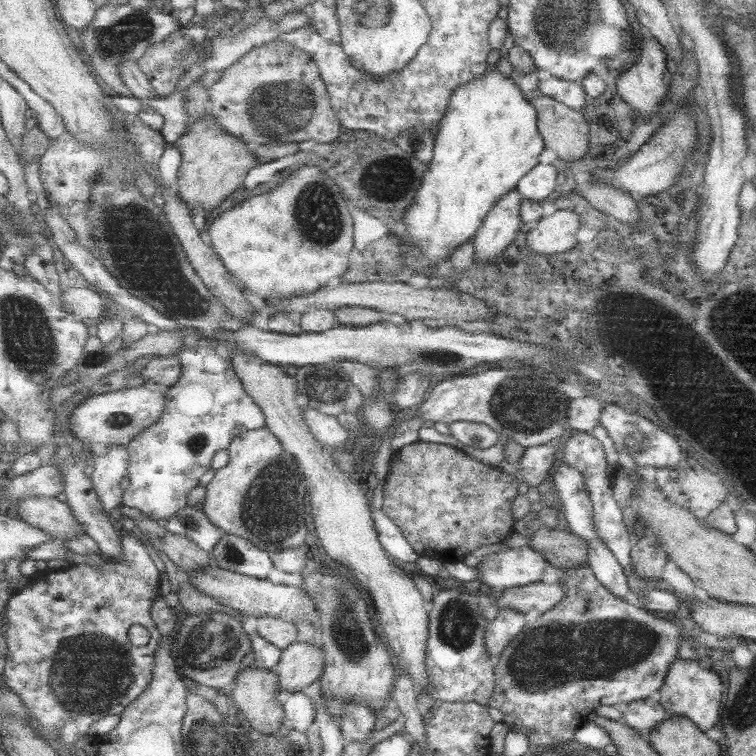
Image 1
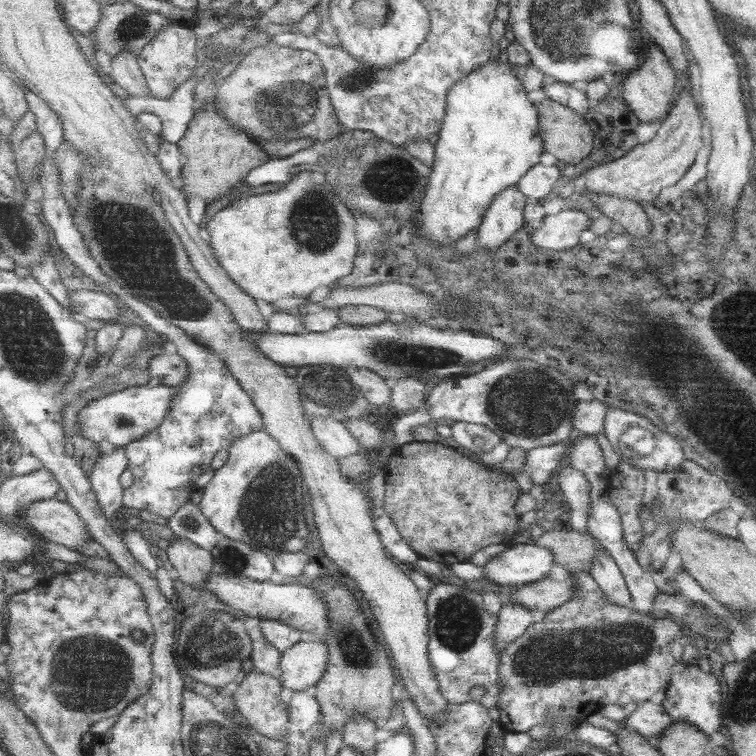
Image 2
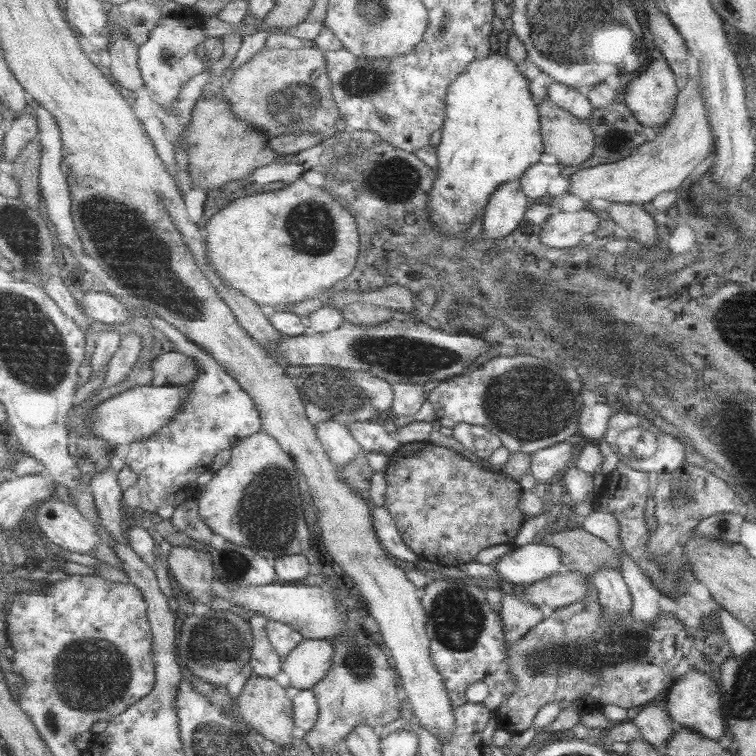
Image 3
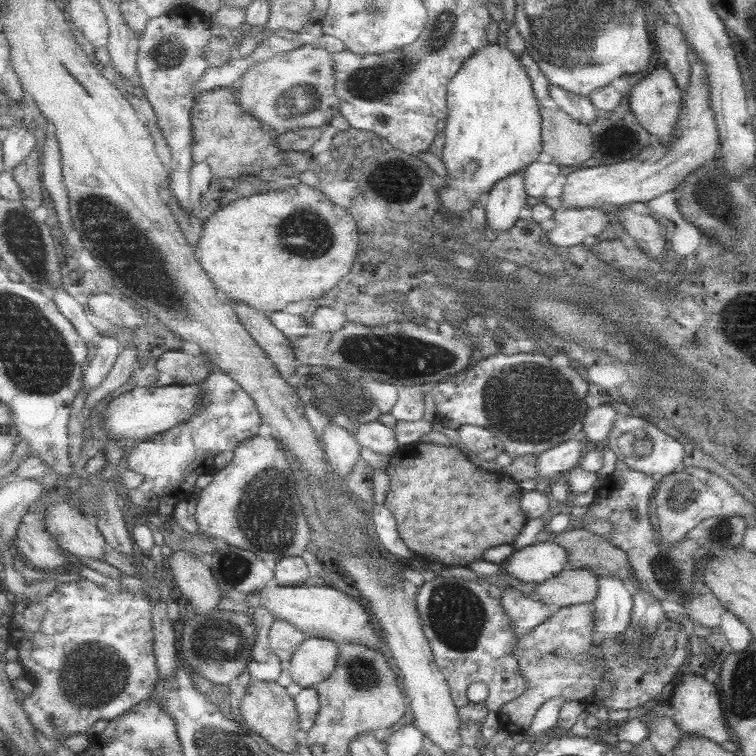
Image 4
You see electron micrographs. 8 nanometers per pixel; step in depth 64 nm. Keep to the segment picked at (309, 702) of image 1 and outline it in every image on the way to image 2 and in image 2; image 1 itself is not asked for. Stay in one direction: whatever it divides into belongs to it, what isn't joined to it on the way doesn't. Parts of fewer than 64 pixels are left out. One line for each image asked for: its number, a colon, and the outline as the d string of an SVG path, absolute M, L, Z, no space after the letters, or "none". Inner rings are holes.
2: M305 690L303 692L295 692L293 700L289 702L289 714L291 714L291 728L295 732L307 734L307 730L321 722L323 712L321 712L321 704L317 696L309 696Z

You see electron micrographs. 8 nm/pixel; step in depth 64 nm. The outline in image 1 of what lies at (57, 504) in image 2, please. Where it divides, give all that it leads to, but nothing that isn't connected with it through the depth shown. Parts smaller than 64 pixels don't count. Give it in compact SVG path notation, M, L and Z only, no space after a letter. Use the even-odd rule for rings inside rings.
M29 496L21 500L15 508L15 516L19 520L29 522L33 528L41 528L57 538L57 542L69 542L77 538L73 534L73 526L79 524L73 508L67 502L47 496Z

